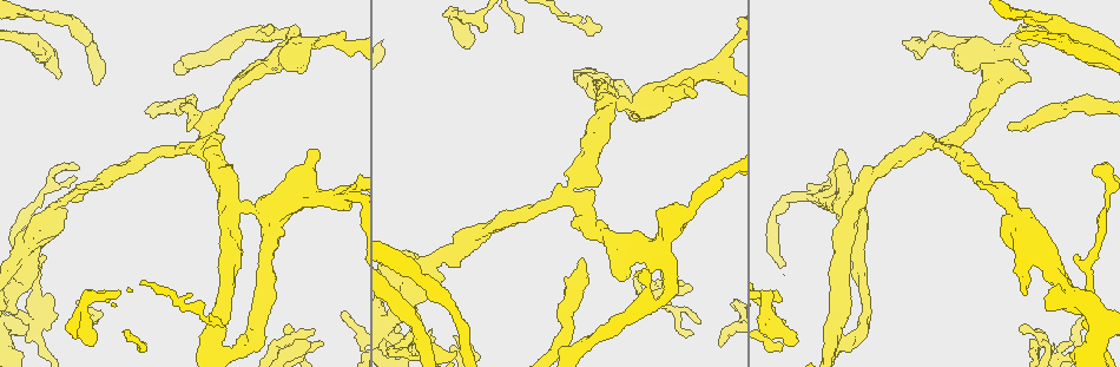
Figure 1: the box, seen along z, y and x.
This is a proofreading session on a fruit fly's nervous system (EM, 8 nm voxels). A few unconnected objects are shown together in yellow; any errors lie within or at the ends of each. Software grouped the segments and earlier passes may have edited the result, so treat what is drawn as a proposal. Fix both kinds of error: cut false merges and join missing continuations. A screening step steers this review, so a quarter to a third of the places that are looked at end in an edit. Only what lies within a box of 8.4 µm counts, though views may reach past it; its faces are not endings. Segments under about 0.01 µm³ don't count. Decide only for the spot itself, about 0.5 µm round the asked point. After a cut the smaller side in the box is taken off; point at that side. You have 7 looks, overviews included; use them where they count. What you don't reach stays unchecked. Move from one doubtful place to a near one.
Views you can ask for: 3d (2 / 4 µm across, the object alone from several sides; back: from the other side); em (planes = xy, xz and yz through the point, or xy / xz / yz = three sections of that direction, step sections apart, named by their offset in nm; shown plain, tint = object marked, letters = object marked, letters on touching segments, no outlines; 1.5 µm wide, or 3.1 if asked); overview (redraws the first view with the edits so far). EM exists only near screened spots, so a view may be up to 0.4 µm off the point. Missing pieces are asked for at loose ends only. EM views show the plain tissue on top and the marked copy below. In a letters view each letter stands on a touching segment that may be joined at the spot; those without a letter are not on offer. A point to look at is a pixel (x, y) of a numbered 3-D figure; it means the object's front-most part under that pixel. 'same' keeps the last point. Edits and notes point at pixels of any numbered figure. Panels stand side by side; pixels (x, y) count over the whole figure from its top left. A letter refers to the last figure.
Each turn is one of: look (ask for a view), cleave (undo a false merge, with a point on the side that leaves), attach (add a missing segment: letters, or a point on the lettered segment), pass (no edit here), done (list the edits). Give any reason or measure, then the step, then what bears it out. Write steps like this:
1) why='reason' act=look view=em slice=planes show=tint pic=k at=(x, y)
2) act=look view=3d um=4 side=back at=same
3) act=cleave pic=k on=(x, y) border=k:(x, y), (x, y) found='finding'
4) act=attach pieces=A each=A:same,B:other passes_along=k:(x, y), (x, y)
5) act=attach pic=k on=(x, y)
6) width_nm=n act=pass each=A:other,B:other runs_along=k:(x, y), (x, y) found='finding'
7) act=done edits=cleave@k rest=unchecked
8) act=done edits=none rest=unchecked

why='free end' act=look view=3d um=2 pic=1 at=(600, 31)

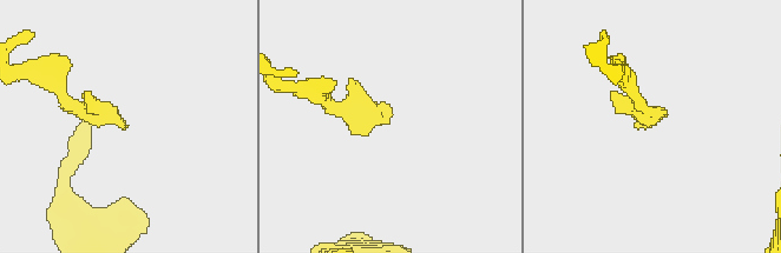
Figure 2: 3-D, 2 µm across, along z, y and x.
act=look view=em slice=xz step=4 show=letters pic=2 at=(649, 125)

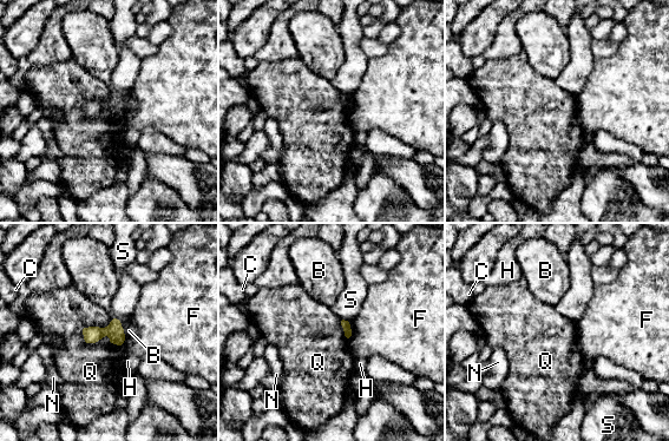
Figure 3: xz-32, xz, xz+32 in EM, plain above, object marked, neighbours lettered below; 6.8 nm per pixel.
act=pass each=B:other,C:other,F:other,H:other,N:other,Q:other,S:other found='no lettered segment goes on from it'

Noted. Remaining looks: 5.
why='calibre changes' act=look view=em slice=planes show=letters pic=1 at=(689, 205)

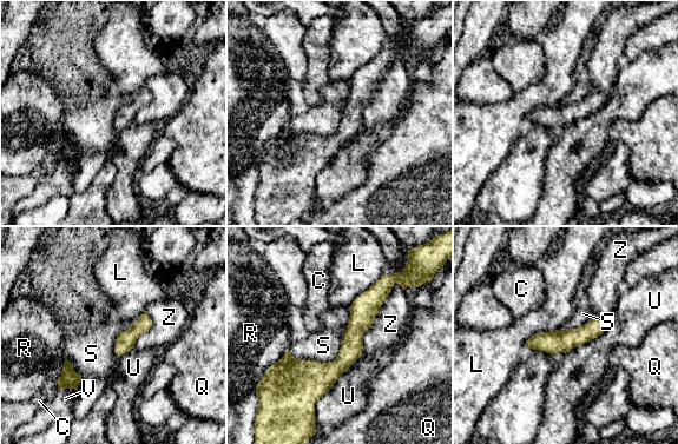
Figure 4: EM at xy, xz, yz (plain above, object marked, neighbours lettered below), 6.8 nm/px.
longest_contact=U:600nm act=pass each=C:other,L:other,Q:other,R:other,S:other,U:other,V:other,Z:other runs_along=4:(384, 292), (330, 371), (274, 369) found='all the same neuron'

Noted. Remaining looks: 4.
act=look view=em slice=xy step=4 show=letters pic=1 at=(1028, 72)

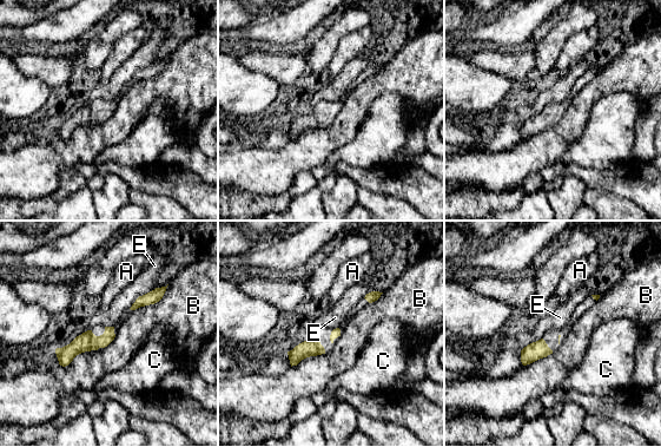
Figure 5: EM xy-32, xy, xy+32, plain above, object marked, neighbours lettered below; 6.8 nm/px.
act=look view=em slice=planes show=letters at=same

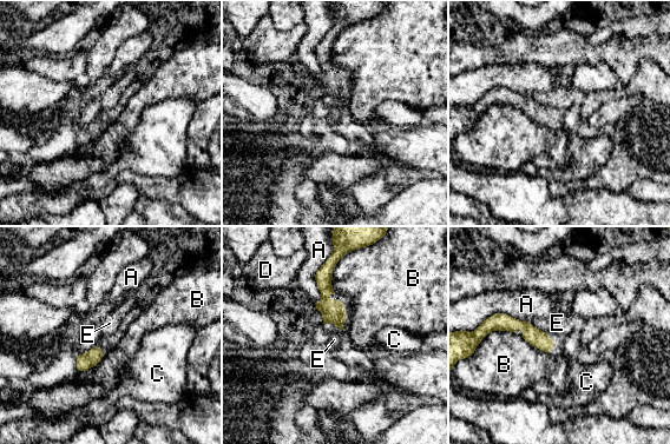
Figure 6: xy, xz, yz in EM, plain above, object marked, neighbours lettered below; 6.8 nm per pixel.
longest_contact=A:320nm act=pass each=A:other,B:other,C:other,D:other,E:other runs_along=6:(494, 318), (551, 343) found='no lettered segment goes on from it'

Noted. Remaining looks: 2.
act=done edits=none rest=unchecked

